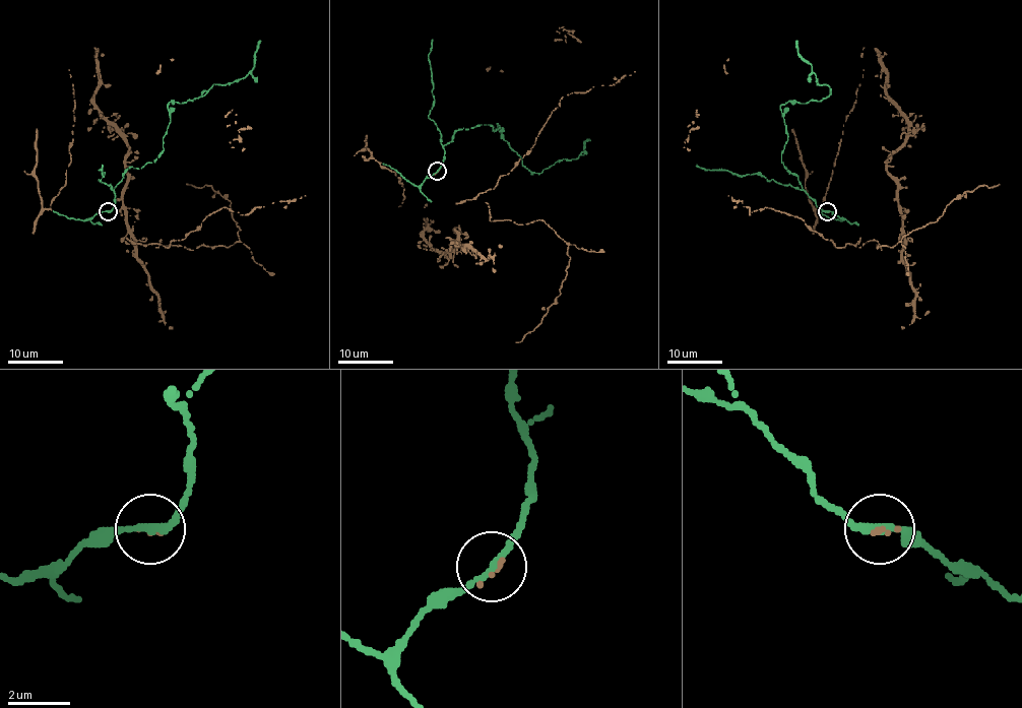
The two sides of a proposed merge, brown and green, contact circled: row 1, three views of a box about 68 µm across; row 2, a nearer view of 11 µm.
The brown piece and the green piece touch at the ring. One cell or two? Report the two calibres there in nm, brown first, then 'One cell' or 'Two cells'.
Thickness 150 nm (brown) against 240 nm. One cell

